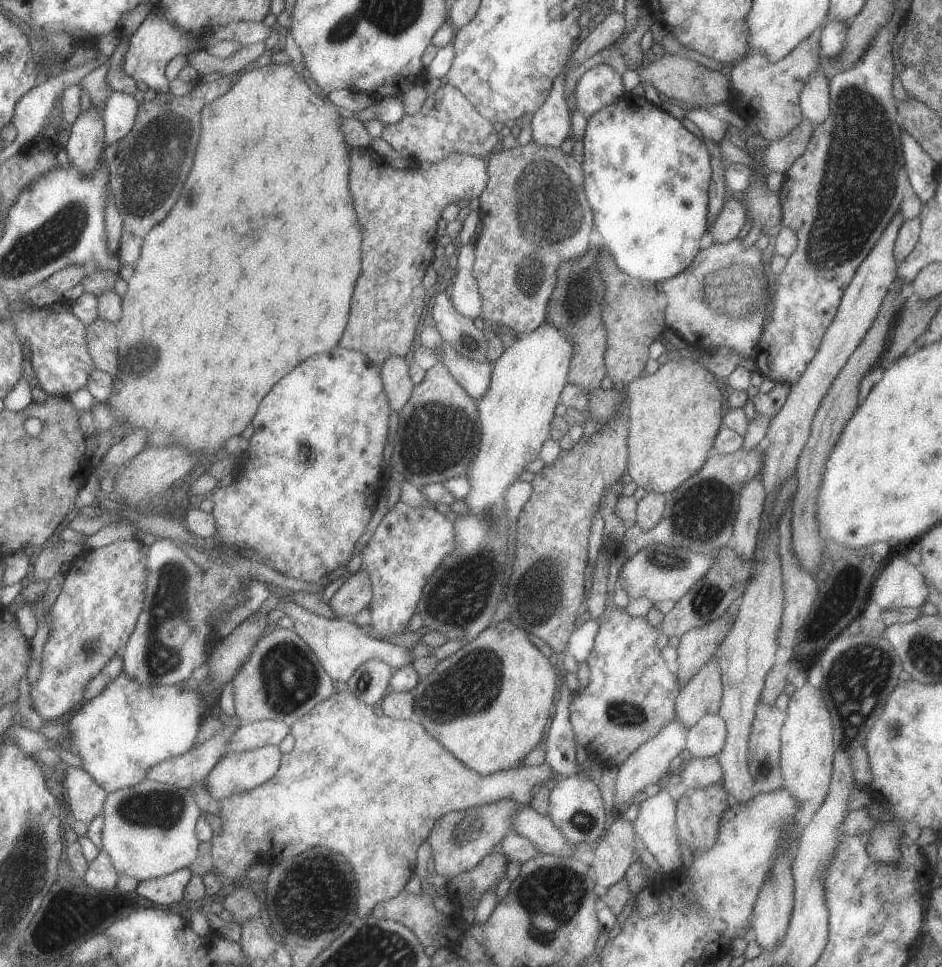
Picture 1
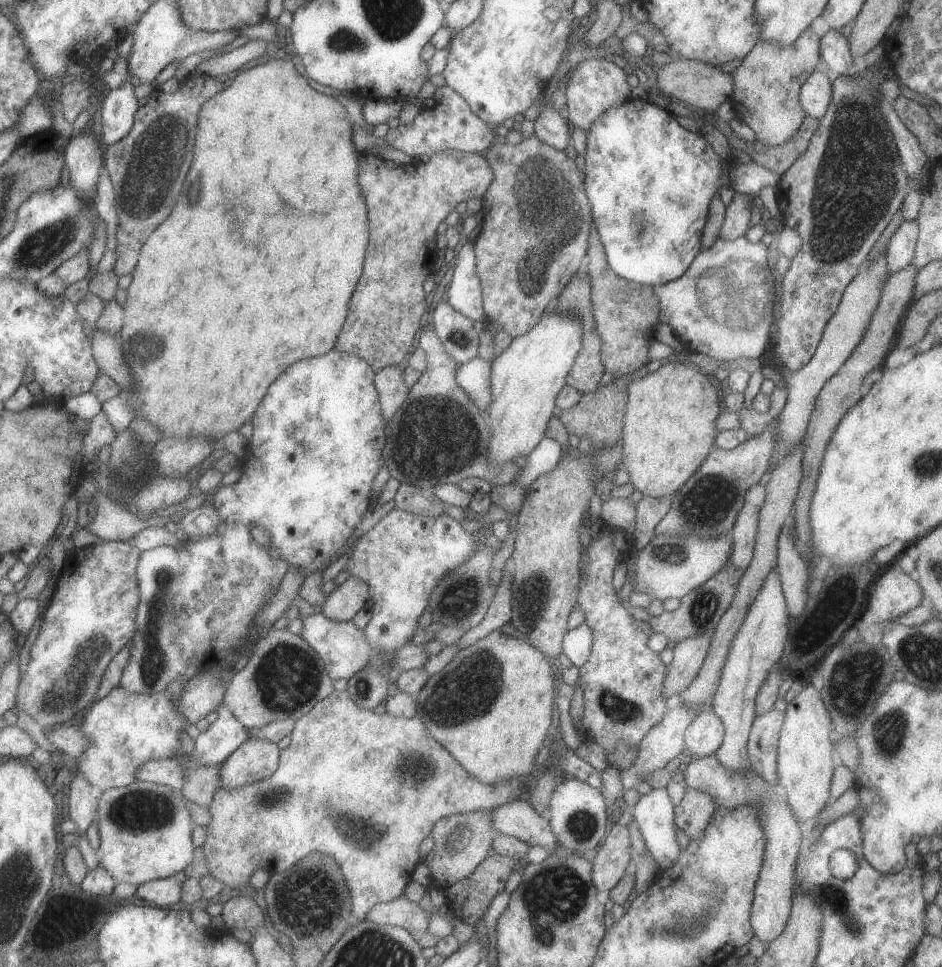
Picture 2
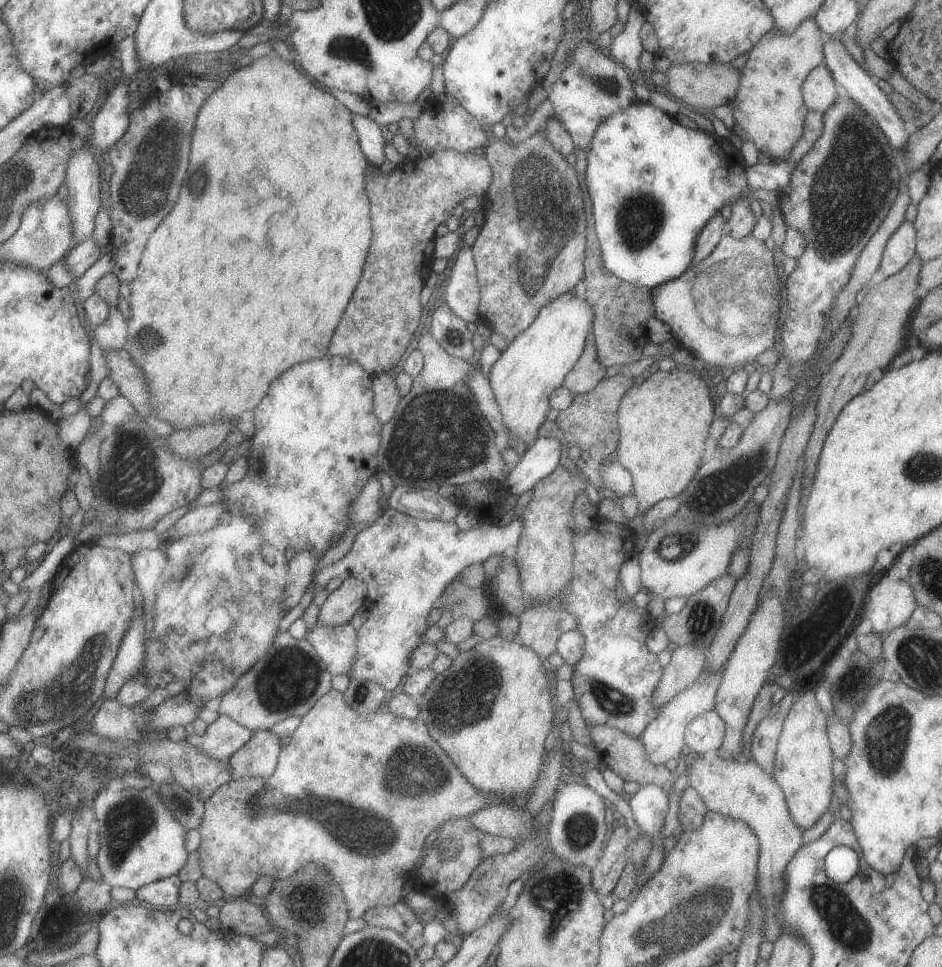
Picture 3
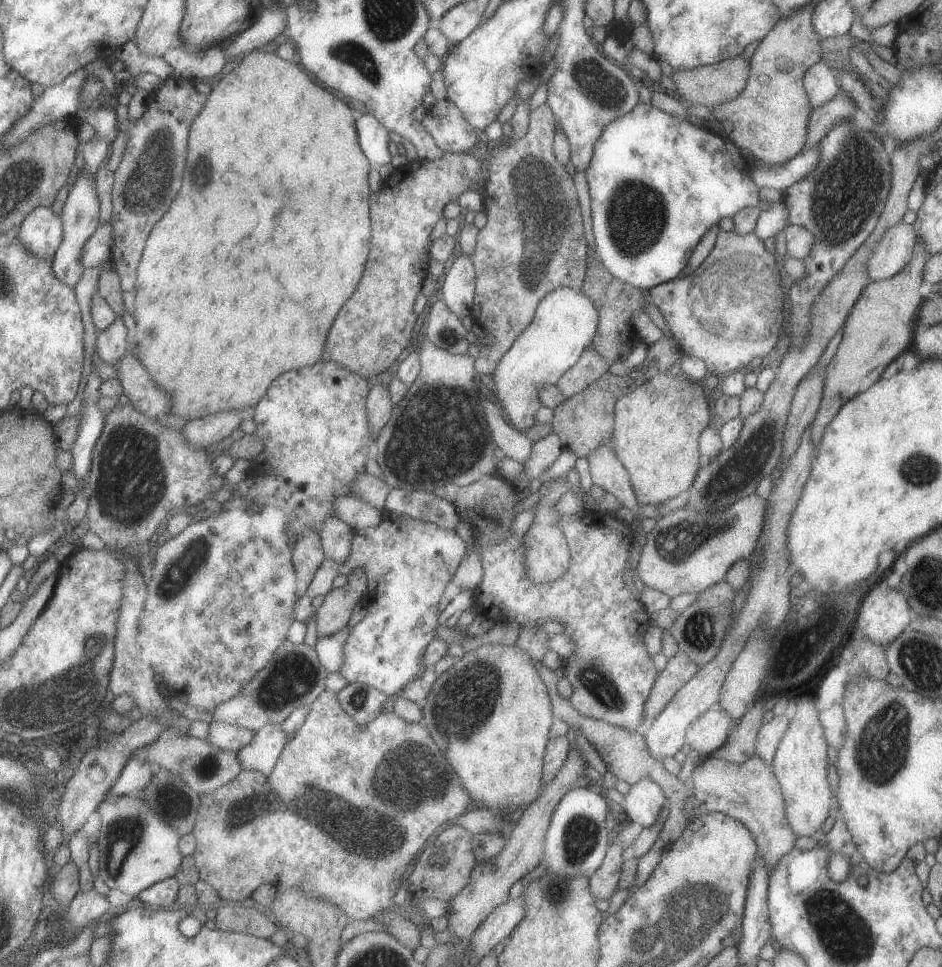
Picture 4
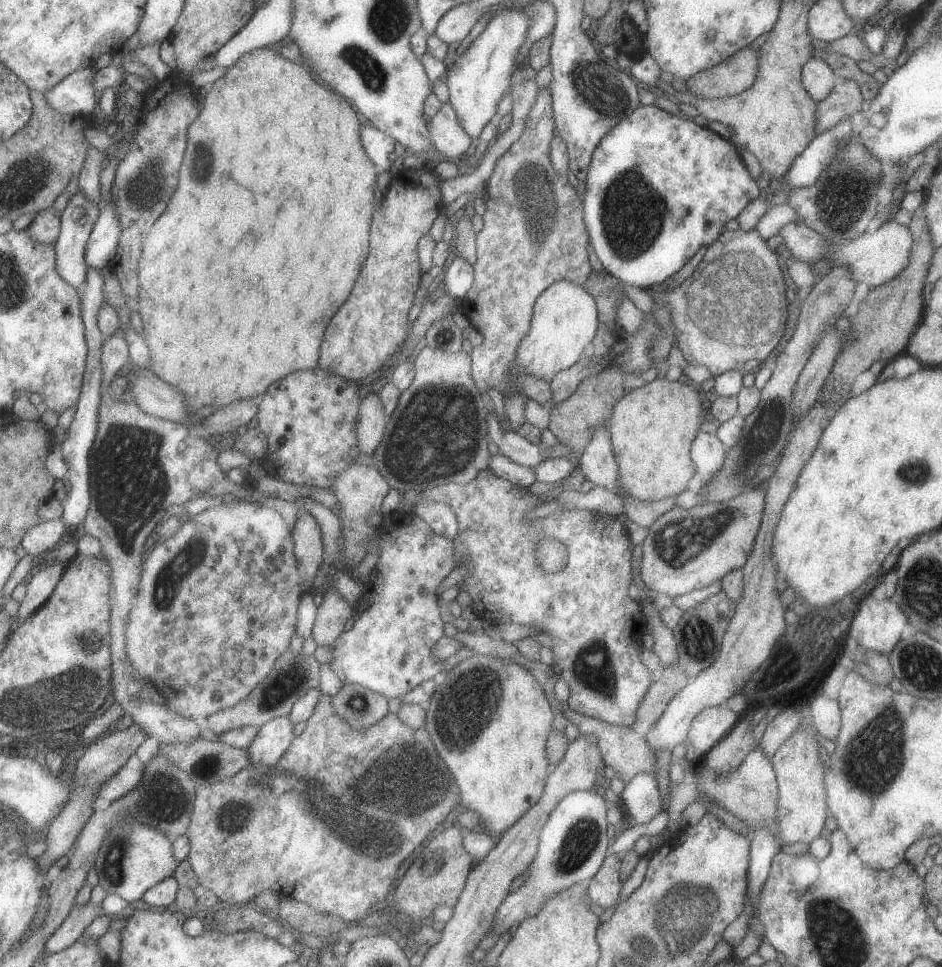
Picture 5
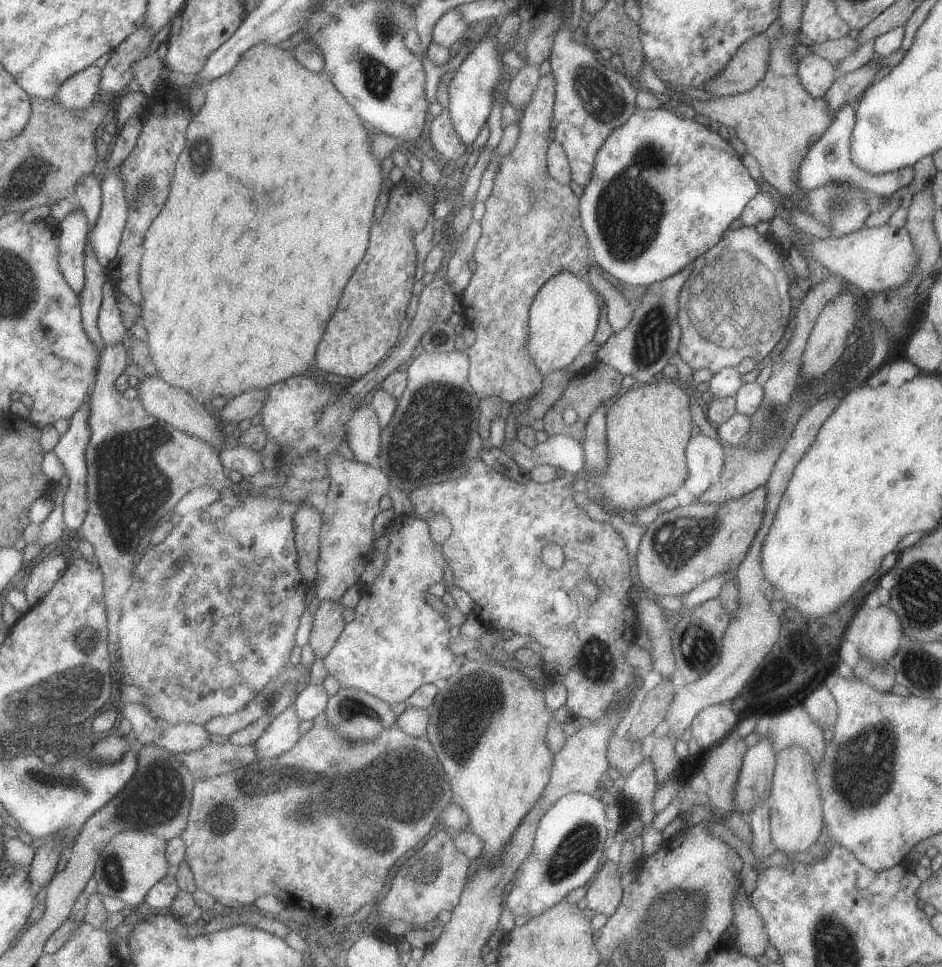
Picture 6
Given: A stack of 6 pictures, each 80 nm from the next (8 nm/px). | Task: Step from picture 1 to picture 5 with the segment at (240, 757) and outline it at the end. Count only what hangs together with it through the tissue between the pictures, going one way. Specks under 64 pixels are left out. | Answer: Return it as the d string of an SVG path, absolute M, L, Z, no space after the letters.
M292 716L276 718L267 723L250 749L253 764L275 767L284 758L296 740L296 722Z

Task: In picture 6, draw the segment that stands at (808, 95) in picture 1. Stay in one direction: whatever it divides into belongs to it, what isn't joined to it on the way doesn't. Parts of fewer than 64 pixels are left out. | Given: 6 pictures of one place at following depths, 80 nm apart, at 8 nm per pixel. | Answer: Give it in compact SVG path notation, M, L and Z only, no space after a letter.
M812 54L799 60L796 66L802 87L814 98L825 98L837 77L833 64Z

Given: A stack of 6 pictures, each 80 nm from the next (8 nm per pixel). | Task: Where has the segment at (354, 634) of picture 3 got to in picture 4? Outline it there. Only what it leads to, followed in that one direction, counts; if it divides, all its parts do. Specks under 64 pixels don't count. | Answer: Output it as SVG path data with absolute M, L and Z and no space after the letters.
M348 626L340 632L336 632L335 635L319 636L316 650L318 650L320 658L329 672L341 673L341 669L344 668L347 661L346 647L353 629Z

